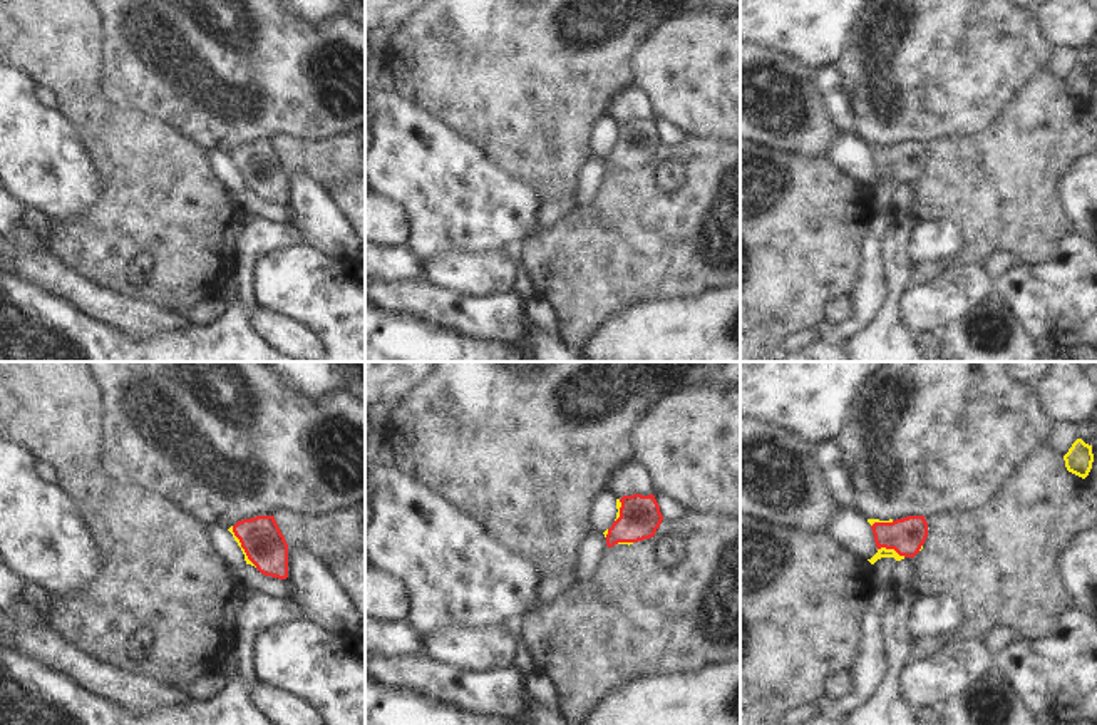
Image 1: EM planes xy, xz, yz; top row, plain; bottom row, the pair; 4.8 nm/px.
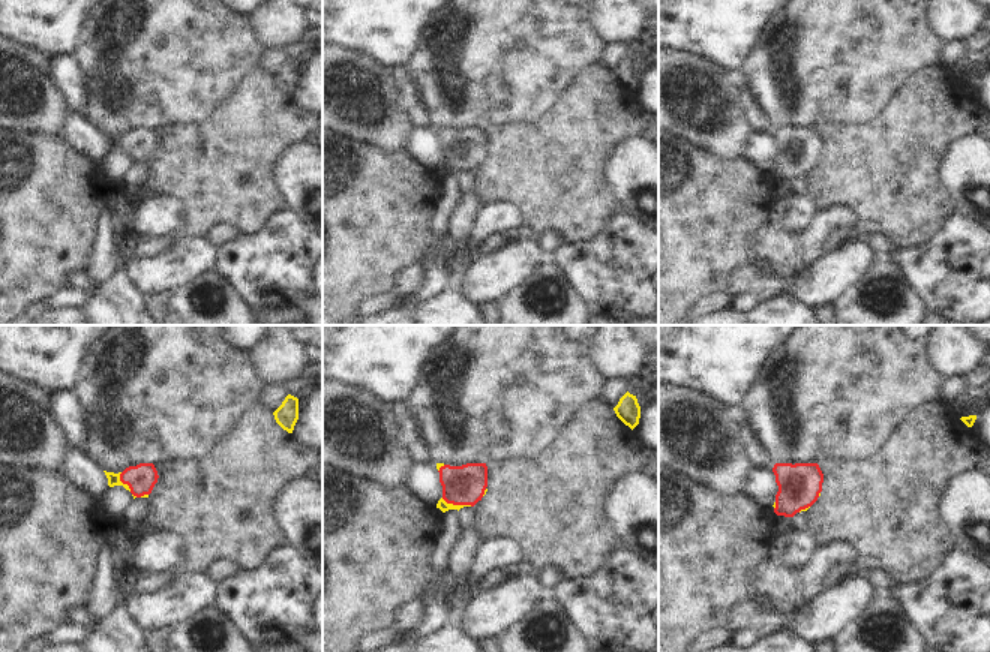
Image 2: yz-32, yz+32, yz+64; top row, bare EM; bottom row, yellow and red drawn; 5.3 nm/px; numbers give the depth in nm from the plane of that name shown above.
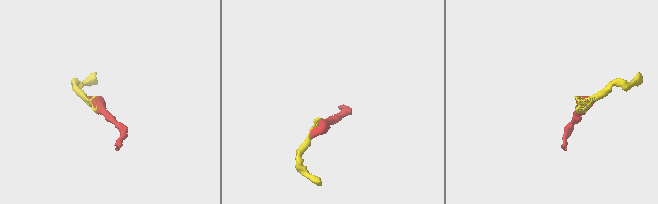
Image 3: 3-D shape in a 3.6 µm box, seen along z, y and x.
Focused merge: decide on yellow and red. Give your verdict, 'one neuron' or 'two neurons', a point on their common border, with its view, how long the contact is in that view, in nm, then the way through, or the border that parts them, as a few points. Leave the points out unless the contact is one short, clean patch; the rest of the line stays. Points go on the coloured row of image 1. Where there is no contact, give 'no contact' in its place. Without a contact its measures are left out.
one neuron | yz (891, 550) | 140 nm | across yz (881, 553), (891, 550), (906, 536)

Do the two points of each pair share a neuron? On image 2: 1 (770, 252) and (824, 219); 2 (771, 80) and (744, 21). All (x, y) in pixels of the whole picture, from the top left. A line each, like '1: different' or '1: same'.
1: same
2: different

